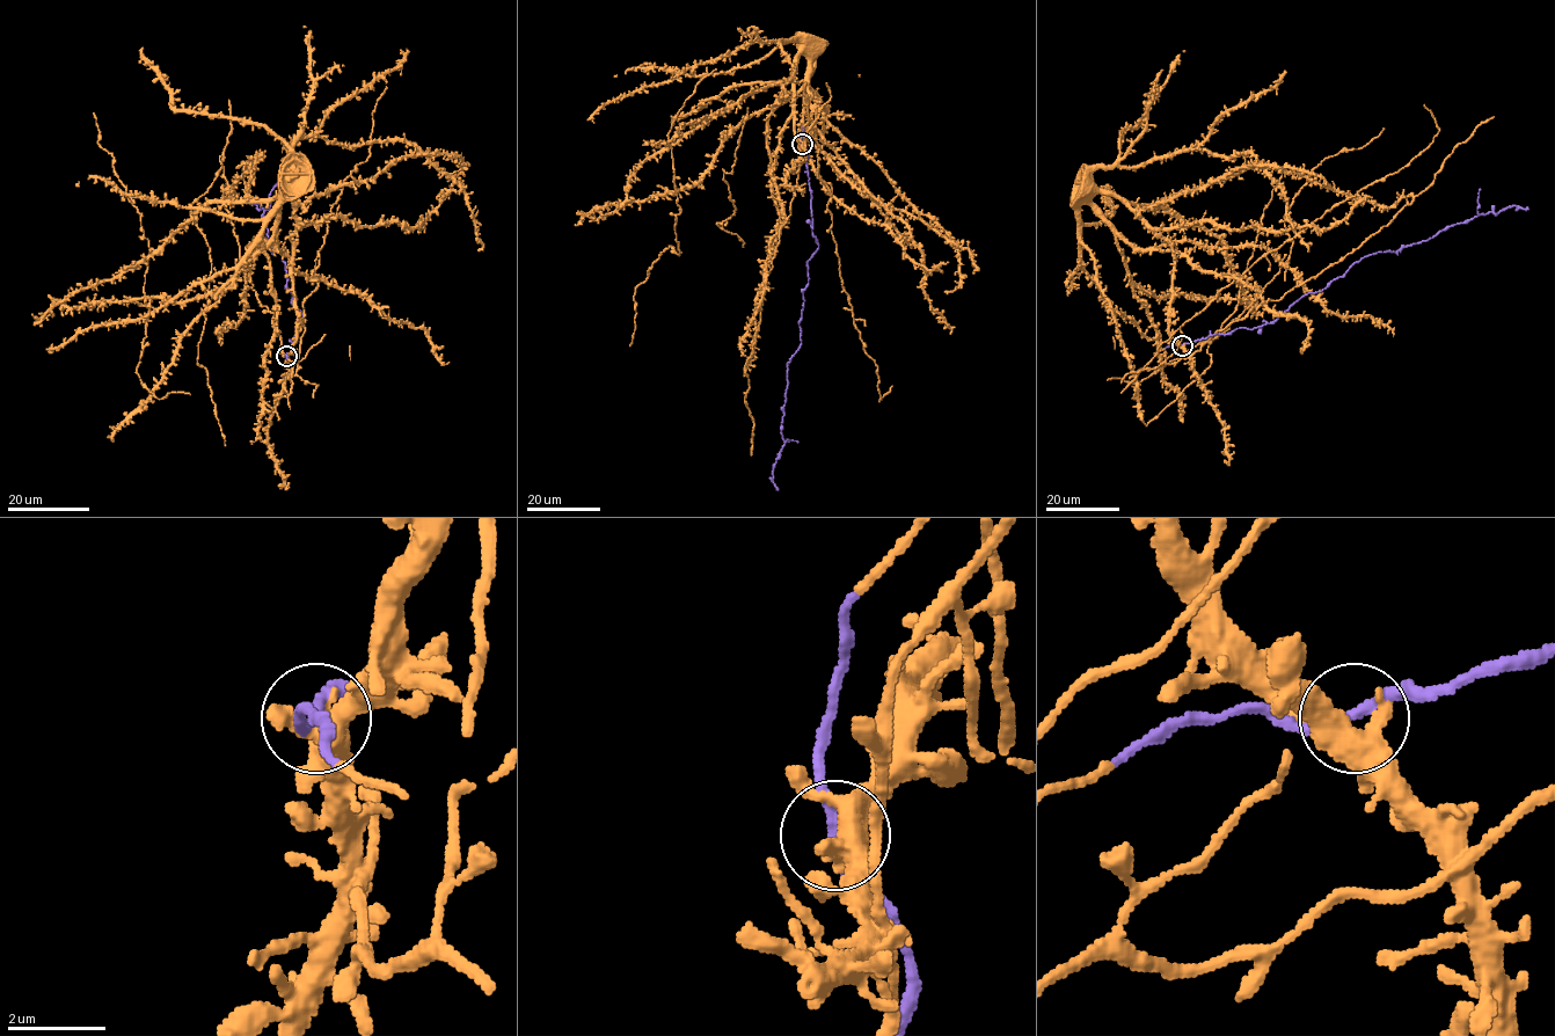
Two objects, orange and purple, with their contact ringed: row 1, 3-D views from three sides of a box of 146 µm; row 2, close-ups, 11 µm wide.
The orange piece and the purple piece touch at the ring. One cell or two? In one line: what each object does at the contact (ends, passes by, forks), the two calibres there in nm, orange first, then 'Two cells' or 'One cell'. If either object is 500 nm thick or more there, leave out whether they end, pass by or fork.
At the ring orange forks. At the ring purple passes by. Thickness 480 nm (orange) against 200 nm. One cell

